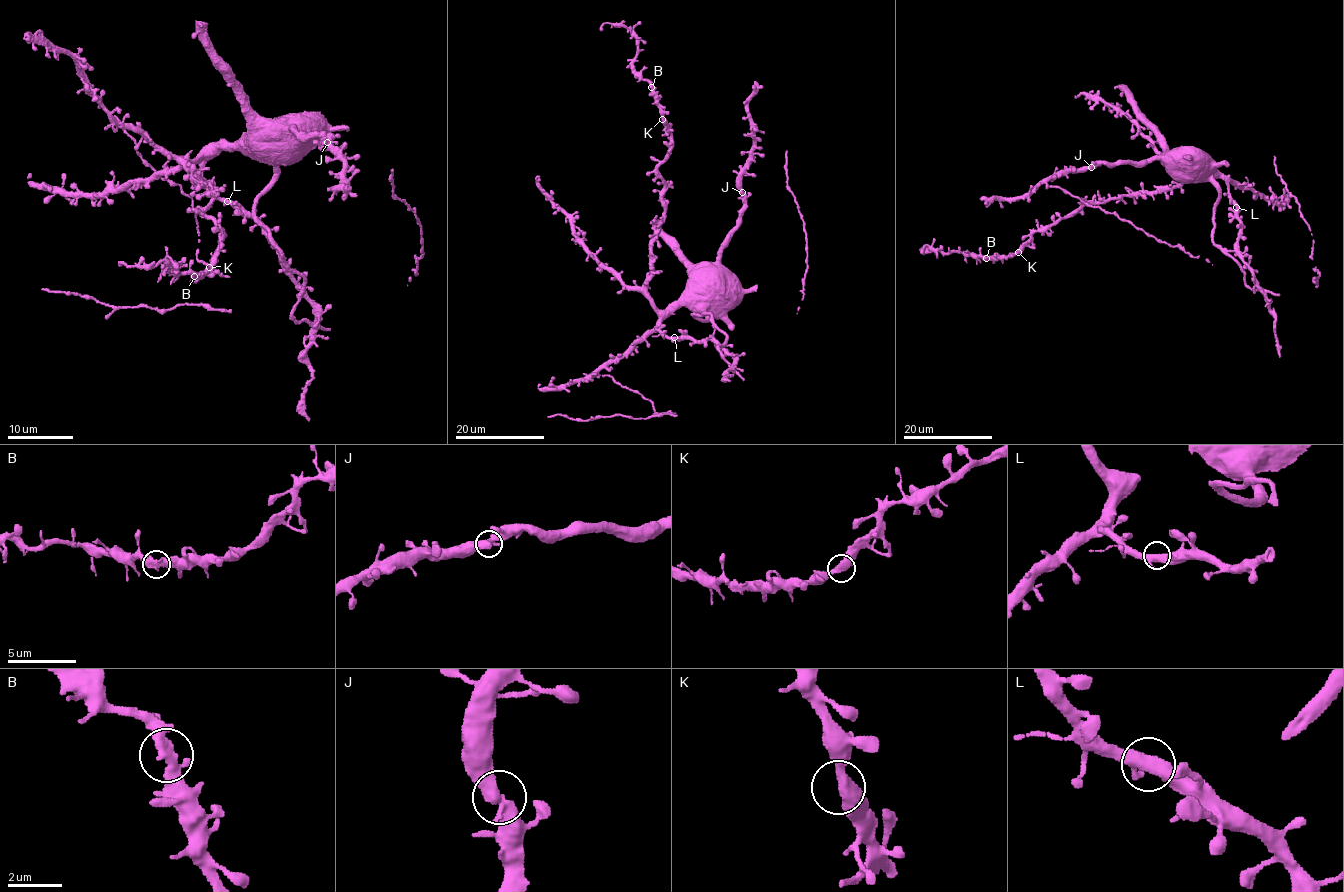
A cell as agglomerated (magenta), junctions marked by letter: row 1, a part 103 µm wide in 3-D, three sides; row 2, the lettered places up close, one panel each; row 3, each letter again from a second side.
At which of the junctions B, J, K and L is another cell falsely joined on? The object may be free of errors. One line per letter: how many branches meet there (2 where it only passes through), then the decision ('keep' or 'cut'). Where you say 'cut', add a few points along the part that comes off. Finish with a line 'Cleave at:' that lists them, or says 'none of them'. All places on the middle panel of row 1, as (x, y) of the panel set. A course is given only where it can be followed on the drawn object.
B: 2 branches meet; keep
J: 2 branches meet; keep
K: 2 branches meet; keep
L: 2 branches meet; keep
Cleave at: none of them

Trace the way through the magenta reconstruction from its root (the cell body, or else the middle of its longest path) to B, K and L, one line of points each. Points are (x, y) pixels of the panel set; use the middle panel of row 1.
B: (726, 288), (700, 292), (662, 311), (646, 291), (651, 239), (664, 212), (657, 167), (671, 142), (652, 87)
K: (726, 288), (700, 292), (662, 311), (646, 291), (651, 239), (664, 212), (657, 167), (671, 142), (662, 119)
L: (726, 288), (700, 292), (677, 305), (657, 327), (666, 336), (674, 337)

